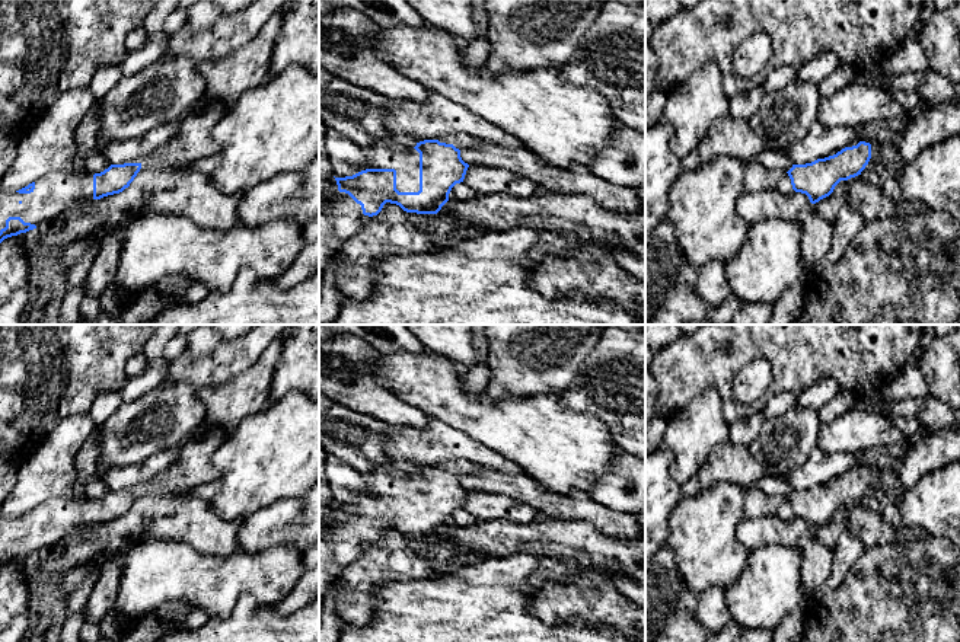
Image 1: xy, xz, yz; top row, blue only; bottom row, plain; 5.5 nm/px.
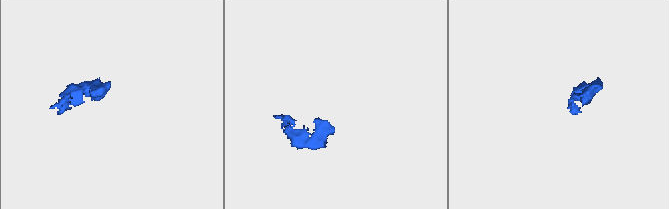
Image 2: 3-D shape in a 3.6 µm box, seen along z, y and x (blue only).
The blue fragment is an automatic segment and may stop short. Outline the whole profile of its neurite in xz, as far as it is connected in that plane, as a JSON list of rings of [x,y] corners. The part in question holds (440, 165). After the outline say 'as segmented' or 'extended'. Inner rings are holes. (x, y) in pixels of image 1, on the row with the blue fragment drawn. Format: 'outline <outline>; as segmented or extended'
outline [[[444,135],[408,150],[392,141],[364,147],[367,169],[335,178],[332,197],[319,202],[319,291],[328,263],[360,230],[364,215],[377,215],[386,202],[406,213],[437,214],[469,167],[460,151],[479,141]]]; extended

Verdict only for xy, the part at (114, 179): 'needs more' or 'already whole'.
needs more

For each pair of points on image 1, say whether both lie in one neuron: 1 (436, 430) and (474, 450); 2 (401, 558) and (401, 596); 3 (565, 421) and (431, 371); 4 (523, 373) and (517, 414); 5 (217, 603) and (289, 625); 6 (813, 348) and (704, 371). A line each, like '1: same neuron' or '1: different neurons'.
1: same neuron
2: different neurons
3: same neuron
4: different neurons
5: different neurons
6: same neuron

